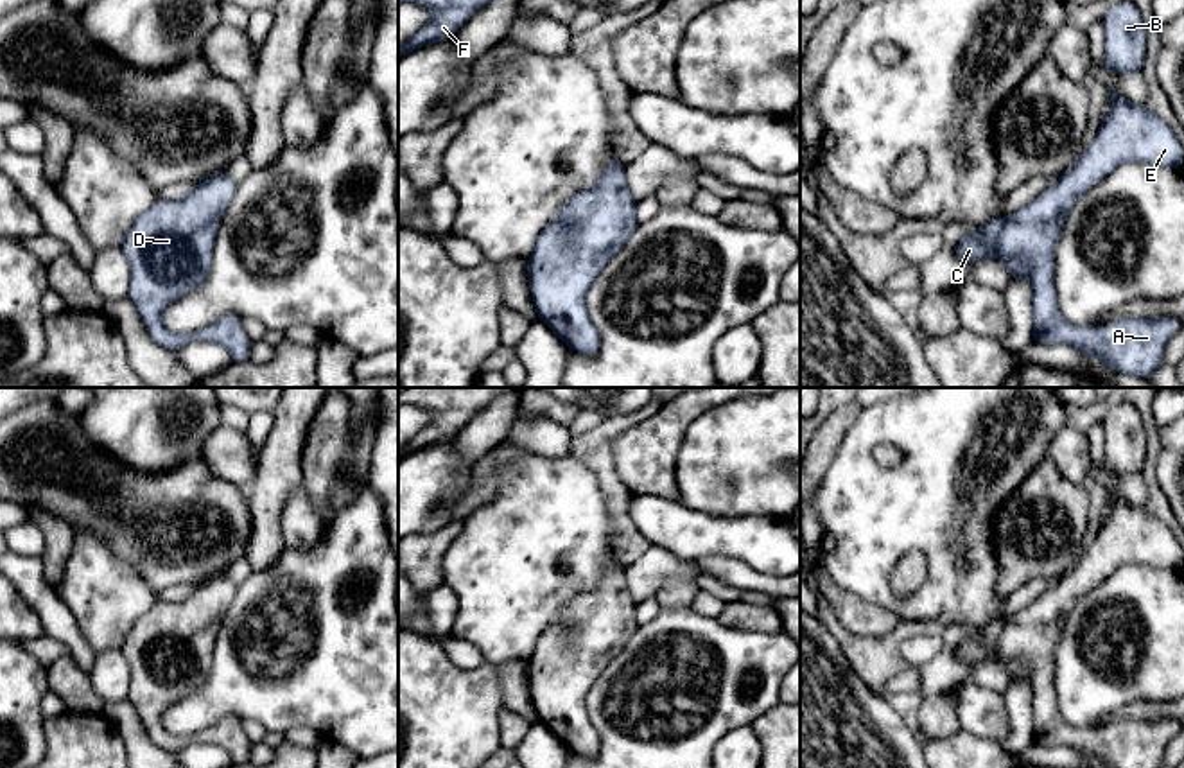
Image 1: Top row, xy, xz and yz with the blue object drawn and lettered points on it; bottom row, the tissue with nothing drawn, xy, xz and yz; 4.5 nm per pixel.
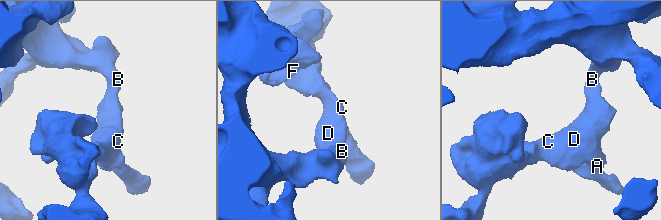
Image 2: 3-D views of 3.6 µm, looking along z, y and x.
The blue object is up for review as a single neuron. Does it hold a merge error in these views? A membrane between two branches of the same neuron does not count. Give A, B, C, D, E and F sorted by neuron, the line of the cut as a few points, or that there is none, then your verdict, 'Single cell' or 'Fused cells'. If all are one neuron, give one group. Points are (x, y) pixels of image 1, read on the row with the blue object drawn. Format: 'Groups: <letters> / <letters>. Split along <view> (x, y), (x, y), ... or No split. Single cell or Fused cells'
Groups: A B C D E F. No split. Single cell

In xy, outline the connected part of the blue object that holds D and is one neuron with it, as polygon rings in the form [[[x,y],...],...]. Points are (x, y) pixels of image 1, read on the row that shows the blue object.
[[[224,170],[203,176],[183,199],[152,203],[120,244],[131,267],[127,300],[149,337],[165,350],[206,341],[224,346],[231,362],[251,361],[251,341],[237,314],[194,334],[170,332],[163,323],[163,310],[199,287],[210,273],[219,219],[235,188],[237,183]]]

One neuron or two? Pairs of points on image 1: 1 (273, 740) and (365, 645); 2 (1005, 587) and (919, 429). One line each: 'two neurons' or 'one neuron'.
1: two neurons
2: two neurons

